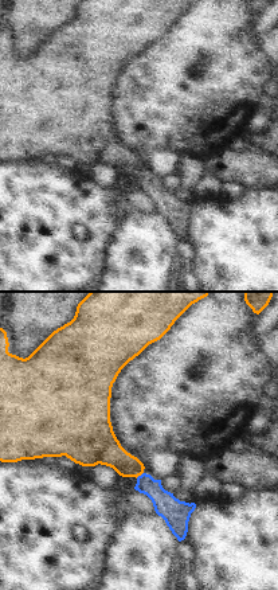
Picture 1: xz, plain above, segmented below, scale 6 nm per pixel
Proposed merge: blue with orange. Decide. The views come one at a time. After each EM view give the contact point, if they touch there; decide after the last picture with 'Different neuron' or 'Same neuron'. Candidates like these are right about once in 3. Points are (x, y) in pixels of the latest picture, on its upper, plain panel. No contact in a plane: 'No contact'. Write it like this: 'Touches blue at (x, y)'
Touches blue at (138, 175).

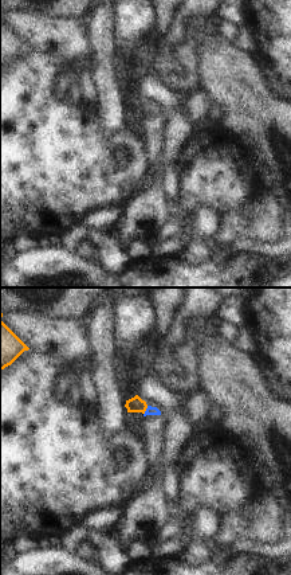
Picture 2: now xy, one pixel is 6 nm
Touches blue at (146, 109).

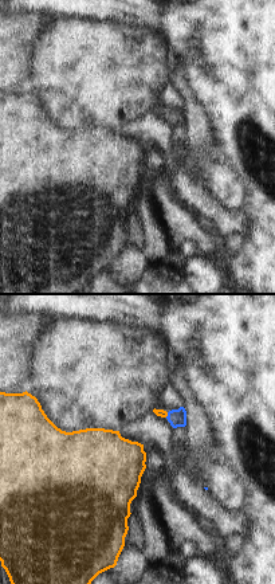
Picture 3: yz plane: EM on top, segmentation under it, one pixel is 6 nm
Touches blue at (168, 114).

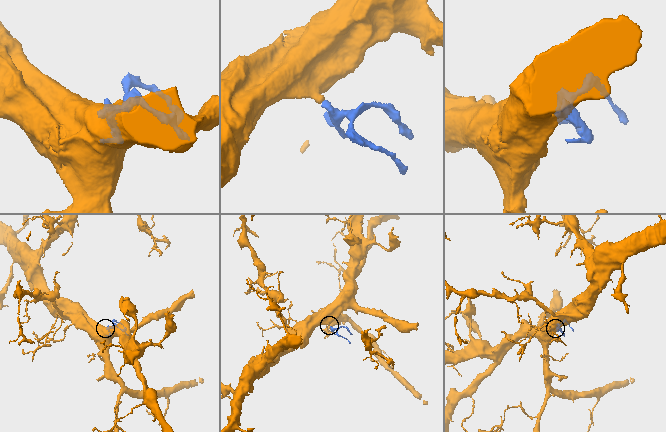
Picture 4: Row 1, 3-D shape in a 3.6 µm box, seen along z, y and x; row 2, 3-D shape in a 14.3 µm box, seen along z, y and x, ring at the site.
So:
Same neuron.

